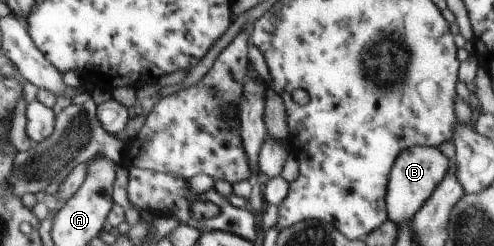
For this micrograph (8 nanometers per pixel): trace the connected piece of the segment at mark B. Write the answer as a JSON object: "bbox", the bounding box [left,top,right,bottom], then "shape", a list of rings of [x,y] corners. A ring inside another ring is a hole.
{"bbox":[386,145,451,225],"shape":[[[413,145],[412,148],[403,149],[390,170],[386,194],[388,218],[398,225],[411,221],[444,179],[450,165],[451,161],[441,153],[439,147]]]}

